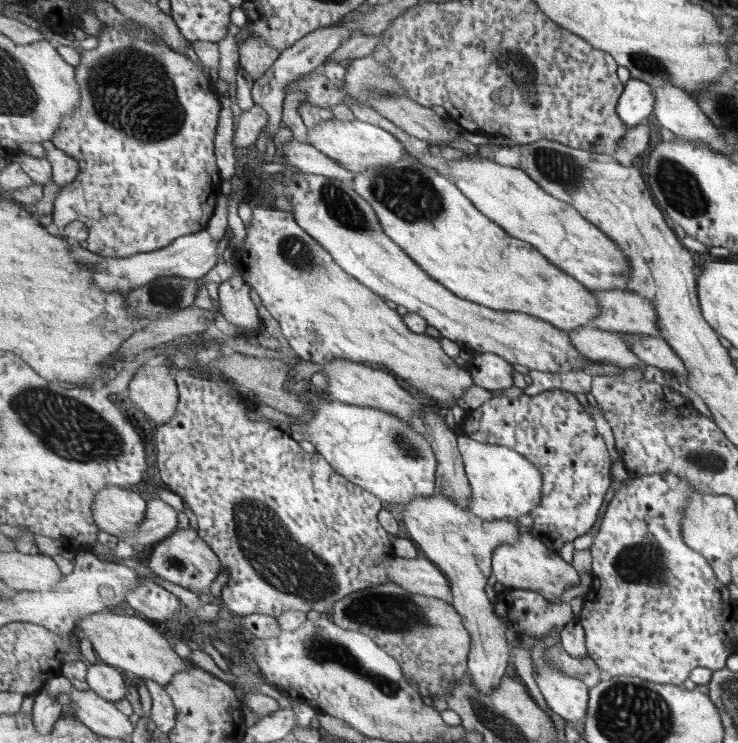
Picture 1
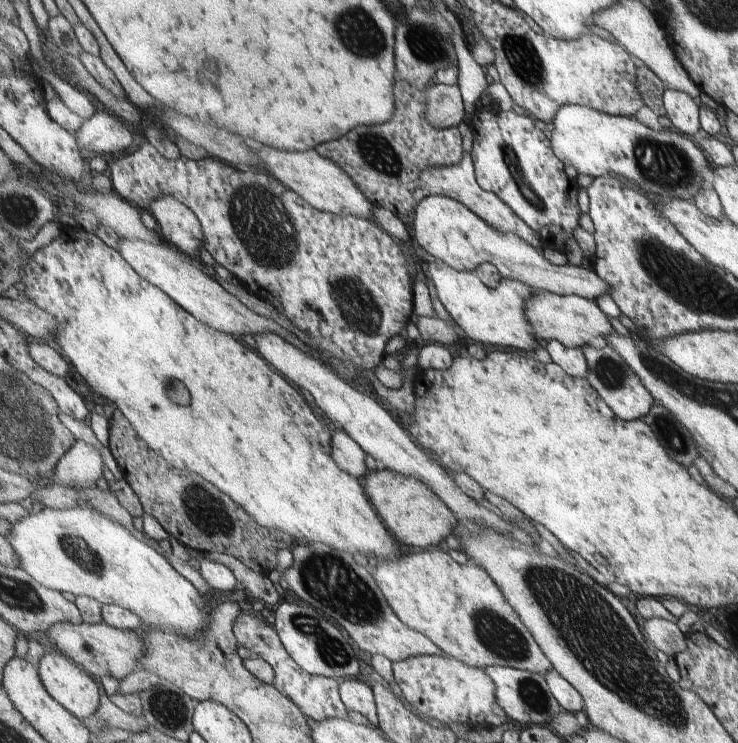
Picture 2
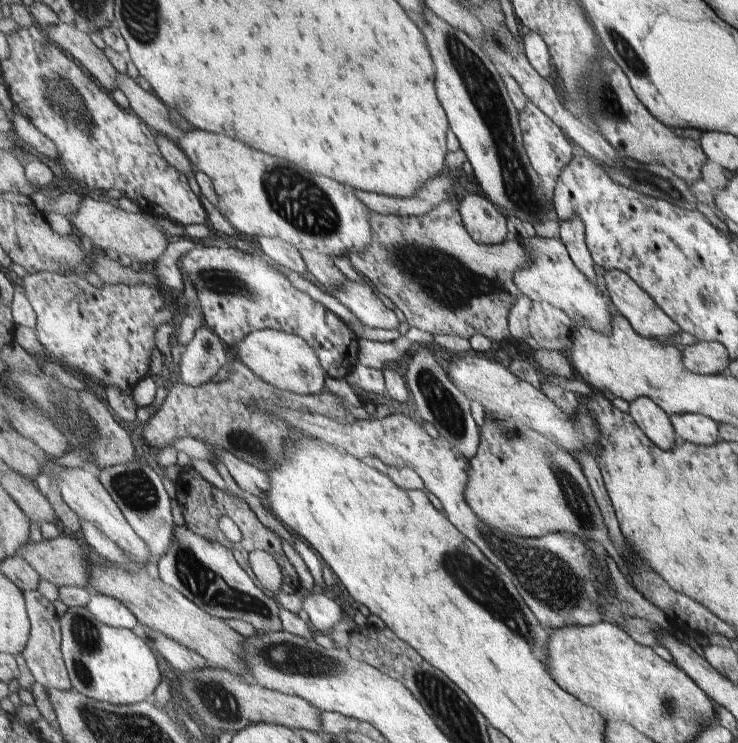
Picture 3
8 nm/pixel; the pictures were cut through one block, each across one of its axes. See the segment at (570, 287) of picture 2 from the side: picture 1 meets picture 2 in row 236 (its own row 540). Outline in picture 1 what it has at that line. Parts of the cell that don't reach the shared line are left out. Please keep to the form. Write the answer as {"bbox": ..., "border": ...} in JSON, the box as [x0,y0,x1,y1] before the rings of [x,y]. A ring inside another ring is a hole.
{"bbox":[402,493,526,694],"border":[[[440,493],[414,496],[403,509],[402,522],[411,540],[452,582],[454,598],[451,603],[462,614],[464,625],[472,634],[468,672],[477,690],[492,694],[502,683],[502,678],[512,673],[513,658],[506,623],[496,613],[485,586],[493,574],[494,552],[504,544],[515,544],[526,530],[521,522],[505,519],[488,522]]]}

